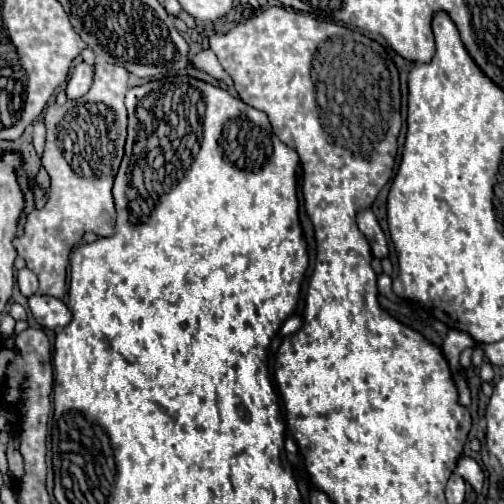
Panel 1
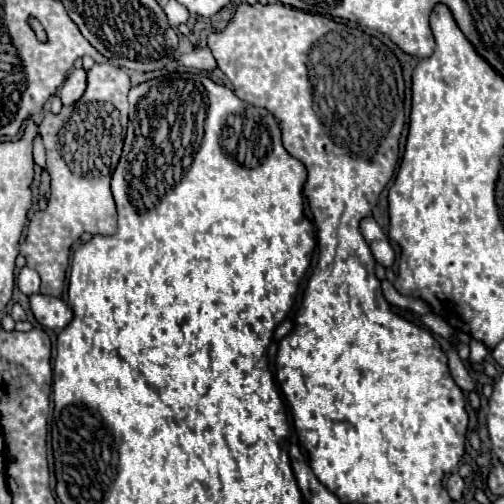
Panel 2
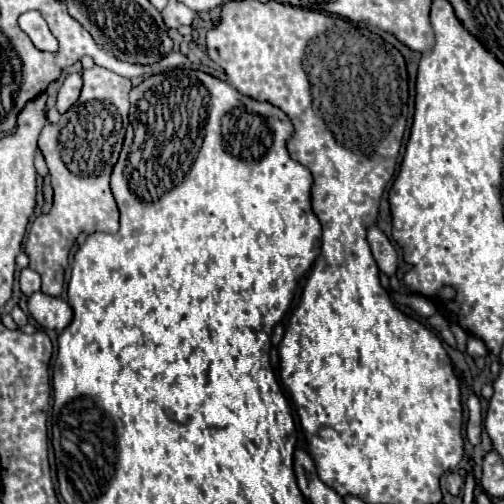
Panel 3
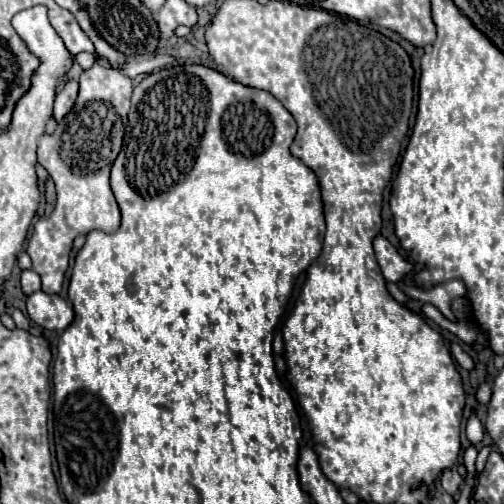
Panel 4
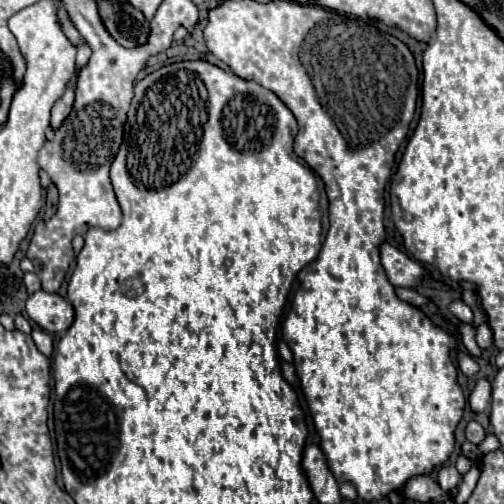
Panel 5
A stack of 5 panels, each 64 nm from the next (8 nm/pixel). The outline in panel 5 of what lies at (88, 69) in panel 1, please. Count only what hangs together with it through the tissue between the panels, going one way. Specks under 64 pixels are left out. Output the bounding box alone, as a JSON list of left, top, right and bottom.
[50,86,74,130]

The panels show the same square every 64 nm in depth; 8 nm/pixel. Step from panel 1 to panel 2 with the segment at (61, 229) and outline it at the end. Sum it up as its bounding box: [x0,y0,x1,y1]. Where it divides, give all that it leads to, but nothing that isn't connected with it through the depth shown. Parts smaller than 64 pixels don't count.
[18,64,130,296]

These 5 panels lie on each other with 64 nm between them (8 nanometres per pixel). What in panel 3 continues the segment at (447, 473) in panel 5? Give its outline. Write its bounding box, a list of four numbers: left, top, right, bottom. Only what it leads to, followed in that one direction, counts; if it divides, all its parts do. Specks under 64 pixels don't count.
[446,472,464,496]

